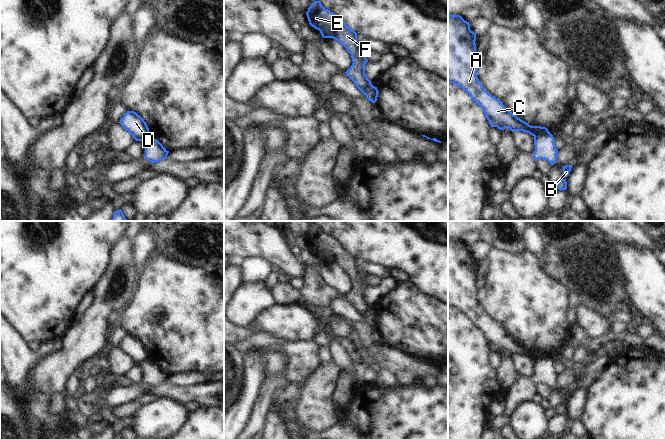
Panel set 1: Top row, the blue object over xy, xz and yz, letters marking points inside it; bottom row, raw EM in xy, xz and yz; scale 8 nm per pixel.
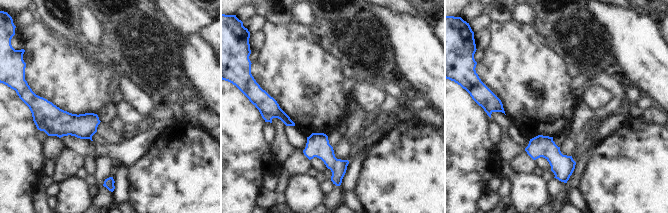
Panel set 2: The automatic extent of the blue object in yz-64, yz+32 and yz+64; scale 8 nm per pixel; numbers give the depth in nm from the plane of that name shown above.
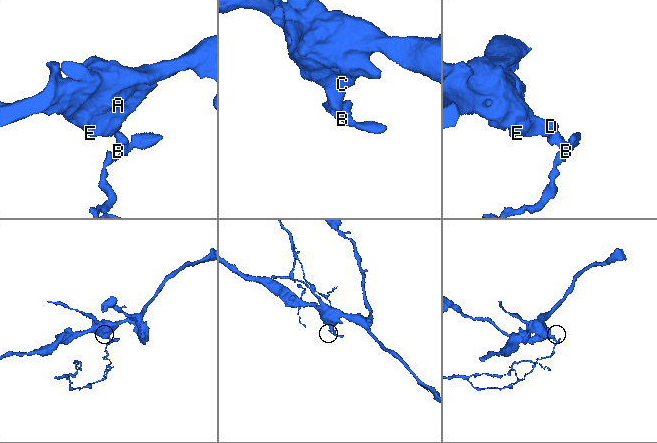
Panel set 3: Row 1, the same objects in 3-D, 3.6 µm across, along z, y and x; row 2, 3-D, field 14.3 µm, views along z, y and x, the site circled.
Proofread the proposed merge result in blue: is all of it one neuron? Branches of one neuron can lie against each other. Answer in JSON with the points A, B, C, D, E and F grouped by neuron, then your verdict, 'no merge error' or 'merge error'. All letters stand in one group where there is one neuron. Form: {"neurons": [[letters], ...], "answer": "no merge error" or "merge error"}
{"neurons": [["A", "C", "D", "E", "F"], ["B"]], "answer": "merge error"}

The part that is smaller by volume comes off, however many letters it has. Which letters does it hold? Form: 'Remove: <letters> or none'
Remove: B

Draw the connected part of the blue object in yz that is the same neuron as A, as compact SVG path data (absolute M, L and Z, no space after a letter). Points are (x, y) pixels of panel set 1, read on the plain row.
M448 237L448 307L453 307L461 311L479 329L491 351L500 354L509 352L512 356L523 355L532 360L537 360L549 356L546 351L531 350L518 342L509 335L503 327L489 318L477 301L478 289L476 288L476 257L470 253L469 246L465 245L460 239Z

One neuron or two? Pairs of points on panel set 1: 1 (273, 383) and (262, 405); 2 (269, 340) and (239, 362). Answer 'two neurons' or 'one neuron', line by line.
1: one neuron
2: two neurons

